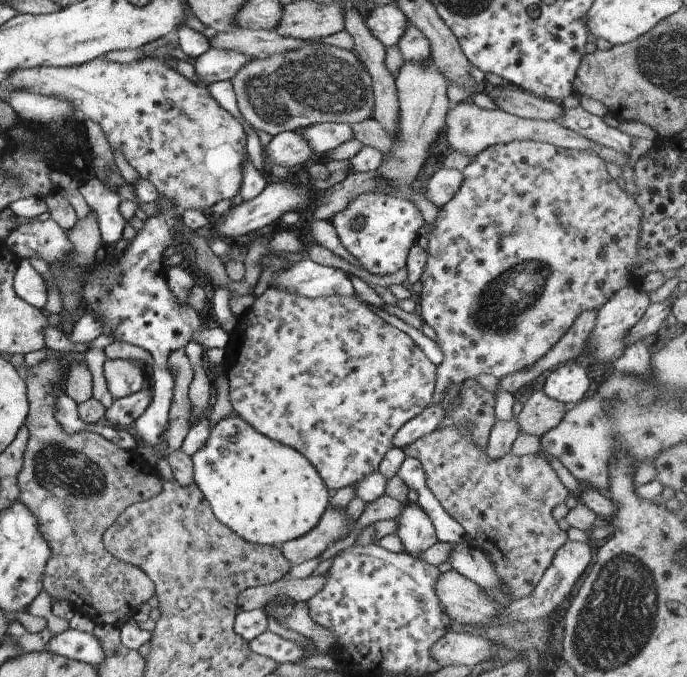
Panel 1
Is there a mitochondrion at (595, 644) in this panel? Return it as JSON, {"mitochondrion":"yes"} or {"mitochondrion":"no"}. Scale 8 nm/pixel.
{"mitochondrion":"yes"}

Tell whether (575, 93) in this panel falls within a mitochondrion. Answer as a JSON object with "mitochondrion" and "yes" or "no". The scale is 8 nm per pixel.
{"mitochondrion":"no"}

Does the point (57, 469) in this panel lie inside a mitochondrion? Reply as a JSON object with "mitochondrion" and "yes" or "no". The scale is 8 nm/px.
{"mitochondrion":"yes"}

